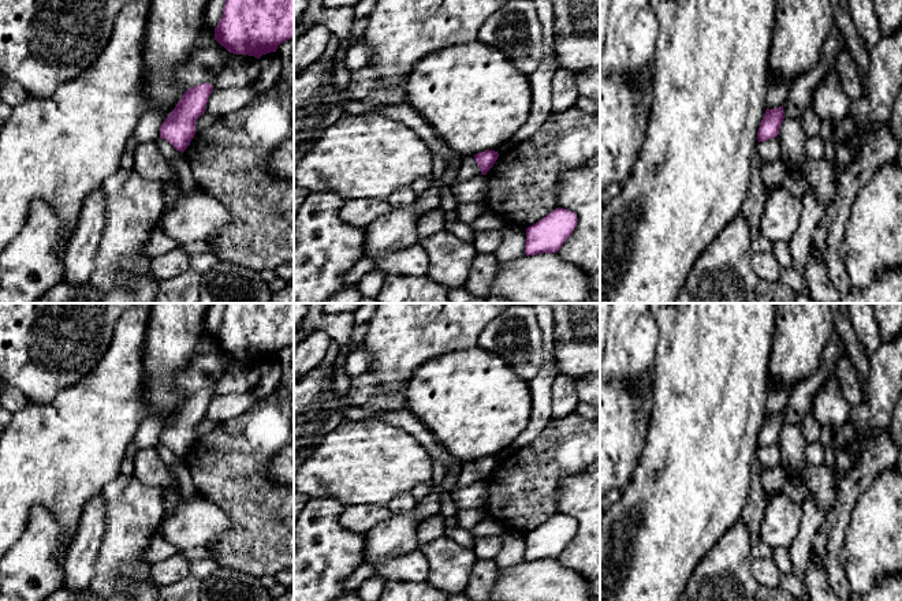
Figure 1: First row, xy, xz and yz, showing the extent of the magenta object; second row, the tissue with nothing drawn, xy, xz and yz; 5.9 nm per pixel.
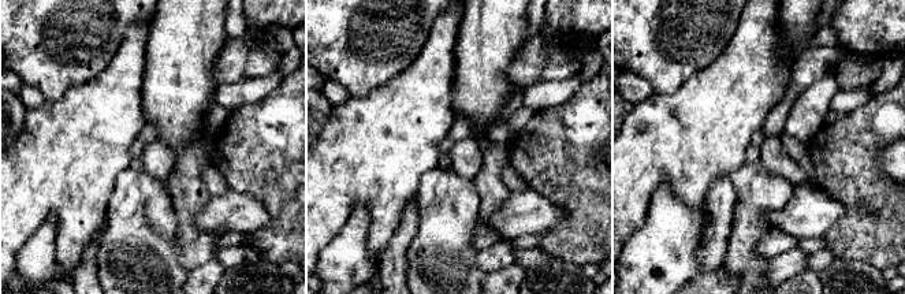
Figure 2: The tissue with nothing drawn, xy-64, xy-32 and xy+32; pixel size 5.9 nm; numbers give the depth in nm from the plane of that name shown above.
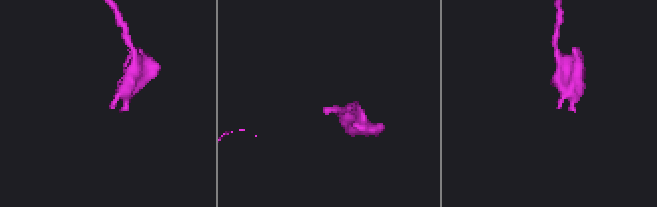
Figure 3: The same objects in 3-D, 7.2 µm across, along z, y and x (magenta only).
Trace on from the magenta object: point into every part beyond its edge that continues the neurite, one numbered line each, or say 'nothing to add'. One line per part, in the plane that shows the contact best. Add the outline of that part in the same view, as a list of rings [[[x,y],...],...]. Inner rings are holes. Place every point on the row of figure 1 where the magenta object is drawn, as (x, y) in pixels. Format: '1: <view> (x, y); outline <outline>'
nothing to add

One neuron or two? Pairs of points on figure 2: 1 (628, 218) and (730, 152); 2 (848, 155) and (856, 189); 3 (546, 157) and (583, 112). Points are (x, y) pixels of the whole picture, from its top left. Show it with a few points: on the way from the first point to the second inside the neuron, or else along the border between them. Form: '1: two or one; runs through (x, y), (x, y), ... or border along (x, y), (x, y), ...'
1: one; runs through (640, 188), (676, 152), (700, 152)
2: one; runs through (848, 163), (848, 172), (856, 181)
3: one; runs through (557, 146), (580, 123)

